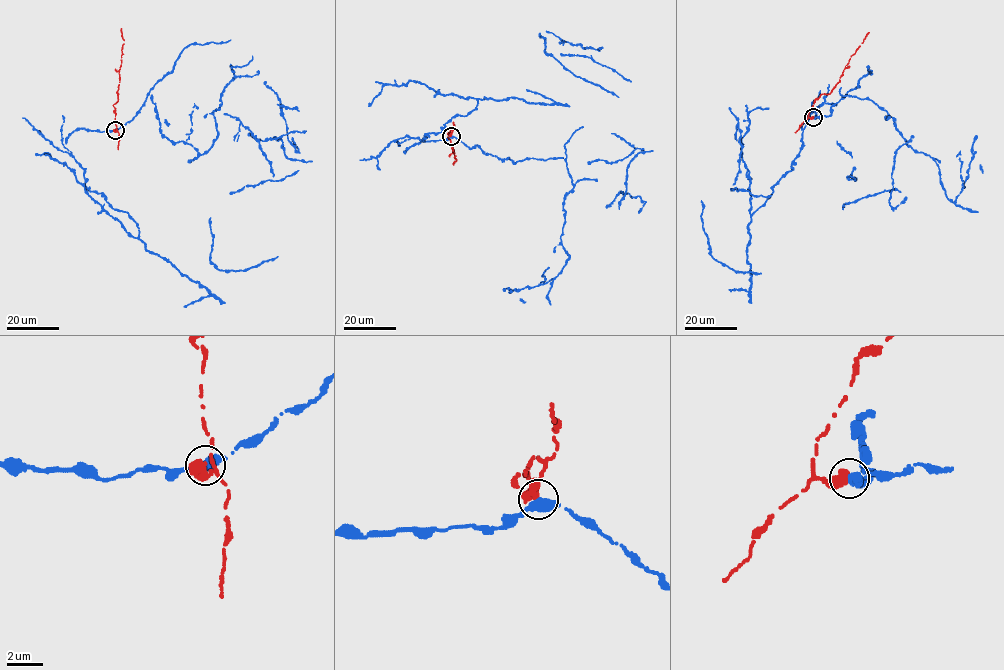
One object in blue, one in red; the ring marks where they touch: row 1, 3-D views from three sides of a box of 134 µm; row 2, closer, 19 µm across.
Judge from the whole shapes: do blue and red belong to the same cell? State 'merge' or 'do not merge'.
do not merge

